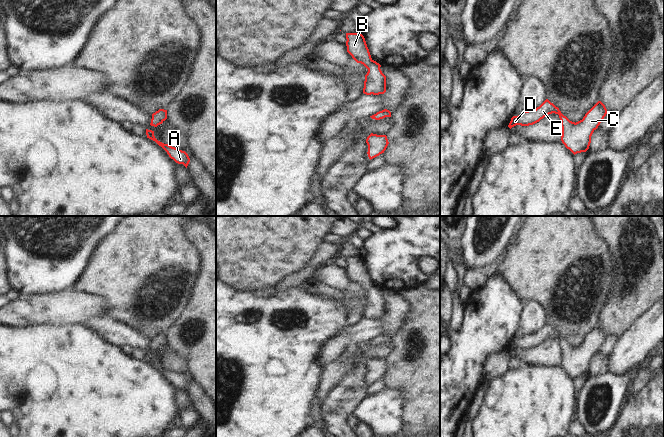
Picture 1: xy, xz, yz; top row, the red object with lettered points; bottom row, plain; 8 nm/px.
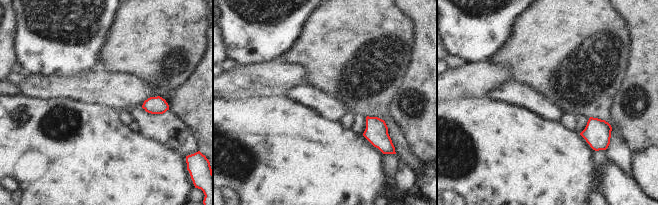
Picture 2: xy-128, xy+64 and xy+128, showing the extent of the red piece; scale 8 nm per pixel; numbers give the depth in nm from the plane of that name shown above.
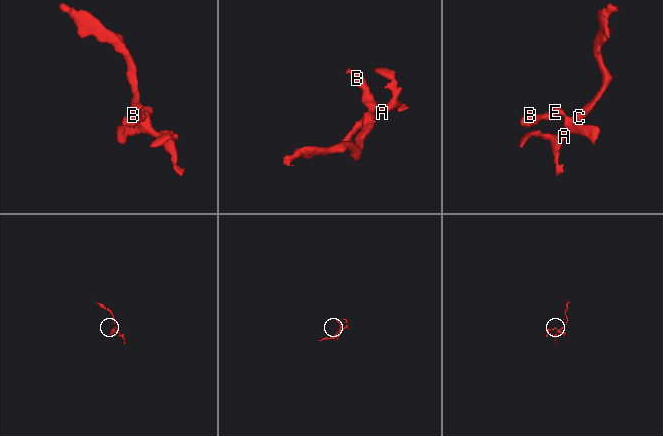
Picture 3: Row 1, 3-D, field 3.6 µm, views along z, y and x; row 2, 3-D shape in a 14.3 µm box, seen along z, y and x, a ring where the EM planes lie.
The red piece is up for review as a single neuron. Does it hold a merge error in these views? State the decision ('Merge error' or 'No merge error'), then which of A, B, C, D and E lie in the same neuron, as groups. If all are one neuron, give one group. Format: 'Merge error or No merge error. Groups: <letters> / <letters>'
No merge error. Groups: A B C D E.

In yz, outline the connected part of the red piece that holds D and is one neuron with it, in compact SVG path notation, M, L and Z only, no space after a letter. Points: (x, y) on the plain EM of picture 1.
M546 323L536 333L524 335L521 339L513 340L508 351L516 349L529 350L539 346L549 338L558 338L561 344L561 365L574 379L586 376L591 367L591 360L607 338L605 329L598 325L578 346L570 345L558 331Z

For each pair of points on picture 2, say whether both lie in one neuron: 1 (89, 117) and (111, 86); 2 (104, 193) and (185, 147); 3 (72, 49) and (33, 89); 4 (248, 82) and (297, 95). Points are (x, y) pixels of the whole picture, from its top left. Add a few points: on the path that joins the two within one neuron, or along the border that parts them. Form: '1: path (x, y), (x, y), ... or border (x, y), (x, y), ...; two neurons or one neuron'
1: border (76, 99), (82, 102), (99, 103), (120, 111); two neurons
2: border (157, 140), (179, 151), (185, 157); two neurons
3: border (25, 71), (31, 74), (70, 76); two neurons
4: border (307, 84), (296, 87), (286, 97); two neurons

